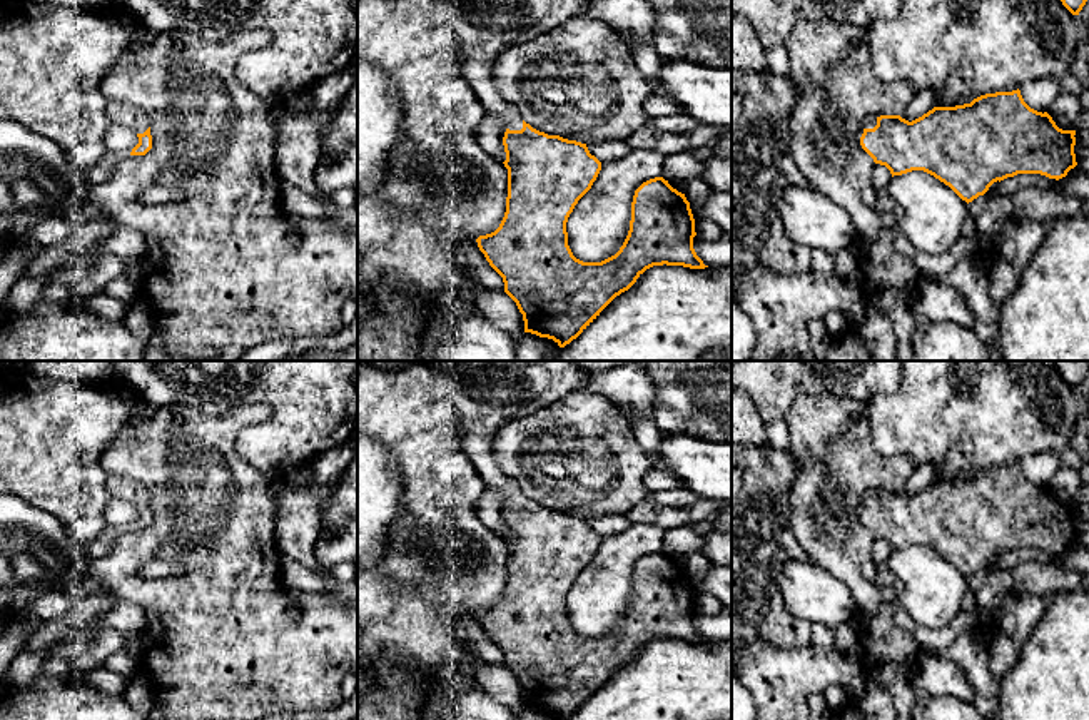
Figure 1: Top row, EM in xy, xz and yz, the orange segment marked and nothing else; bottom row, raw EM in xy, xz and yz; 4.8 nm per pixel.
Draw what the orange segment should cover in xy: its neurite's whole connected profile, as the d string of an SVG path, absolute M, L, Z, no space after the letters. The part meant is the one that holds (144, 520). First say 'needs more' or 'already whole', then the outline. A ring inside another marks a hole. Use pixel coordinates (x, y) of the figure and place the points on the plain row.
needs more; M112 474L107 476L107 489L110 496L134 505L139 511L139 518L132 523L130 528L105 526L95 540L84 545L89 561L107 556L117 538L124 535L127 530L145 530L152 523L149 491L140 481L134 478Z

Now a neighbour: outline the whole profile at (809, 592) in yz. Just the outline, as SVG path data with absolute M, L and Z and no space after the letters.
M788 560L780 578L783 605L795 618L835 628L855 613L850 590L810 560Z

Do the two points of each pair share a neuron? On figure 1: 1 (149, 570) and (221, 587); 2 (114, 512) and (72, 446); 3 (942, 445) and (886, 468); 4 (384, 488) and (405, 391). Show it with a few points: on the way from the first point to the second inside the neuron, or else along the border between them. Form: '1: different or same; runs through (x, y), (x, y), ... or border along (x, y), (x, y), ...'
1: different; border along (186, 567), (179, 575), (141, 577), (137, 573)
2: different; border along (111, 496), (104, 508), (106, 525)
3: different; border along (872, 443), (879, 453), (907, 456), (916, 466)
4: different; border along (374, 438), (398, 466), (401, 493)

